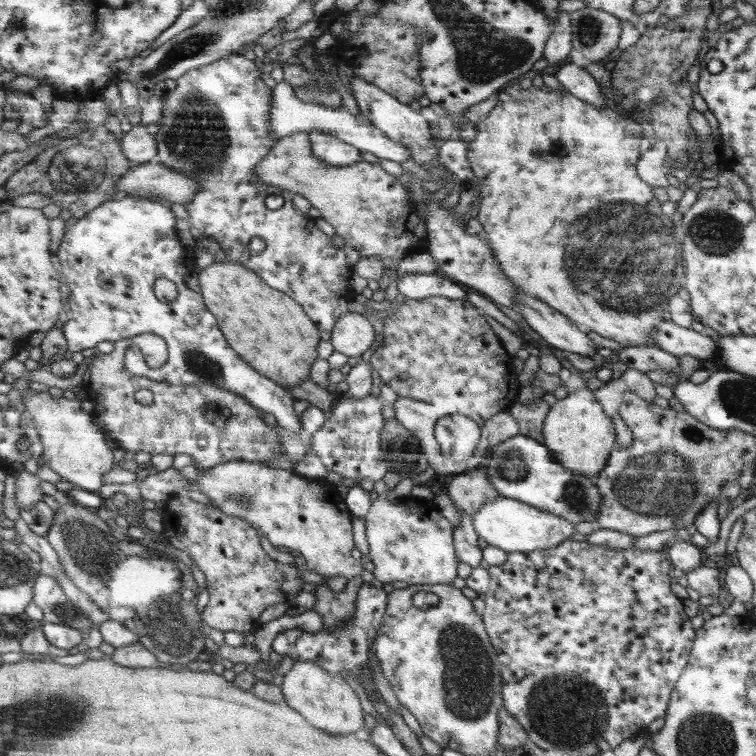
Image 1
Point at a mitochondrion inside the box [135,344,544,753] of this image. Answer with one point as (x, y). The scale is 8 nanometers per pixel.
(469, 681)

